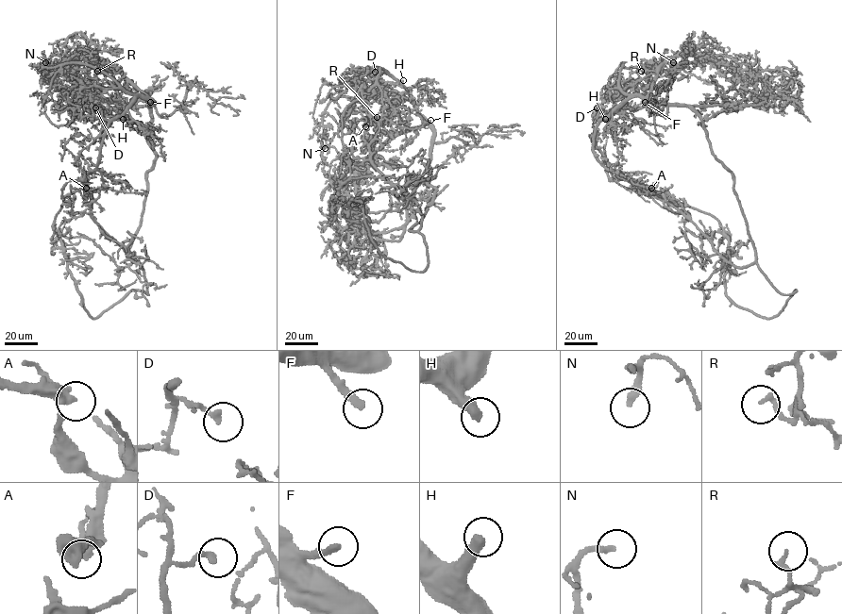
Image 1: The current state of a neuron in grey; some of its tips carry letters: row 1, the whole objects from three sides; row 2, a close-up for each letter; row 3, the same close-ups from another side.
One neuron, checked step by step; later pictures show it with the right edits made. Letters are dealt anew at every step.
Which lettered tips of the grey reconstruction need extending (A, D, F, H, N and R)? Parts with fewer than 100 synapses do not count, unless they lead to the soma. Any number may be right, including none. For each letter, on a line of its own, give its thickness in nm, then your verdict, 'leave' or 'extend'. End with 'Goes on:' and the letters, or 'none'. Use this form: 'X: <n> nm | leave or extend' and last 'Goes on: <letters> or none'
A: 280 nm | extend
D: 220 nm | leave
F: 280 nm | extend
H: 420 nm | extend
N: 240 nm | leave
R: 150 nm | leave
Goes on: A, F, H

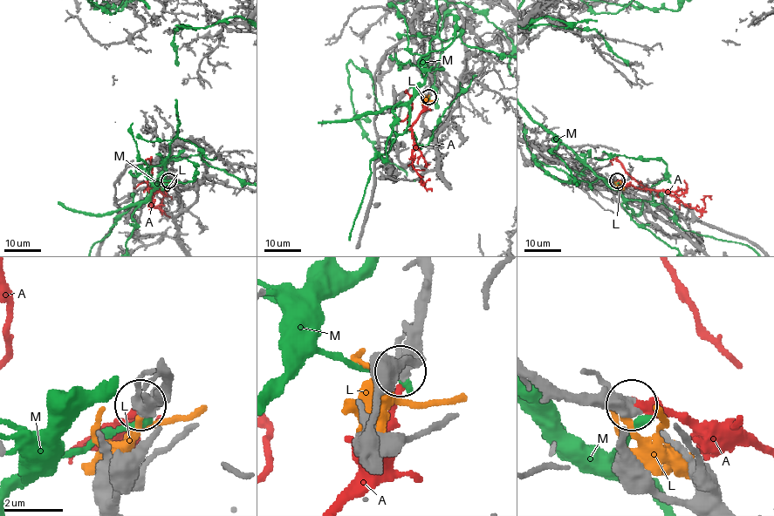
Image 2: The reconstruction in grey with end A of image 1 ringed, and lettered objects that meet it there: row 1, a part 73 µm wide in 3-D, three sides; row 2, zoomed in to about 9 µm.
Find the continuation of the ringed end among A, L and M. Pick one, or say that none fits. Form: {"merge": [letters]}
{"merge": ["A"]}

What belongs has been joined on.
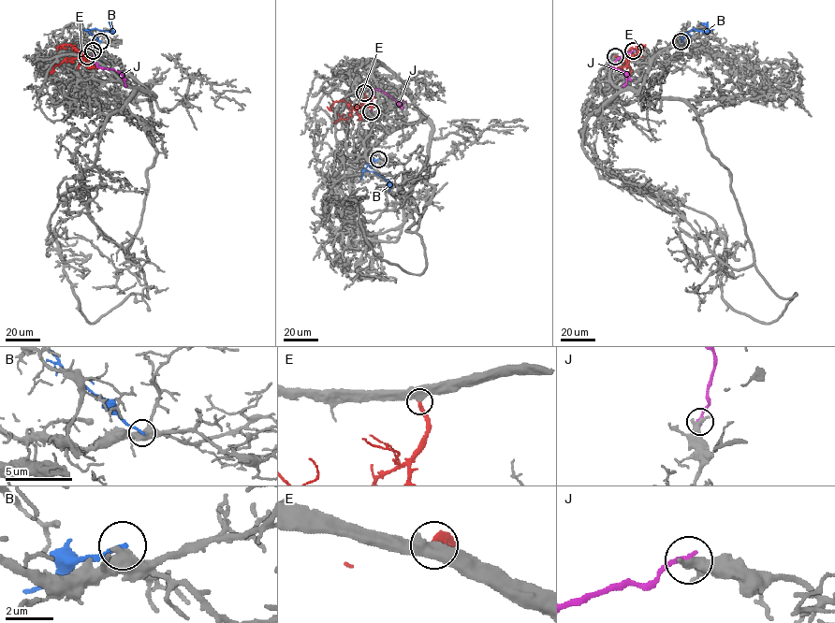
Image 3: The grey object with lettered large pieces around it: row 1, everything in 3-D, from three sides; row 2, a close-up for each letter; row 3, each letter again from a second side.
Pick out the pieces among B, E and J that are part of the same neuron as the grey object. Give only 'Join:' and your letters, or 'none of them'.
Join: E

